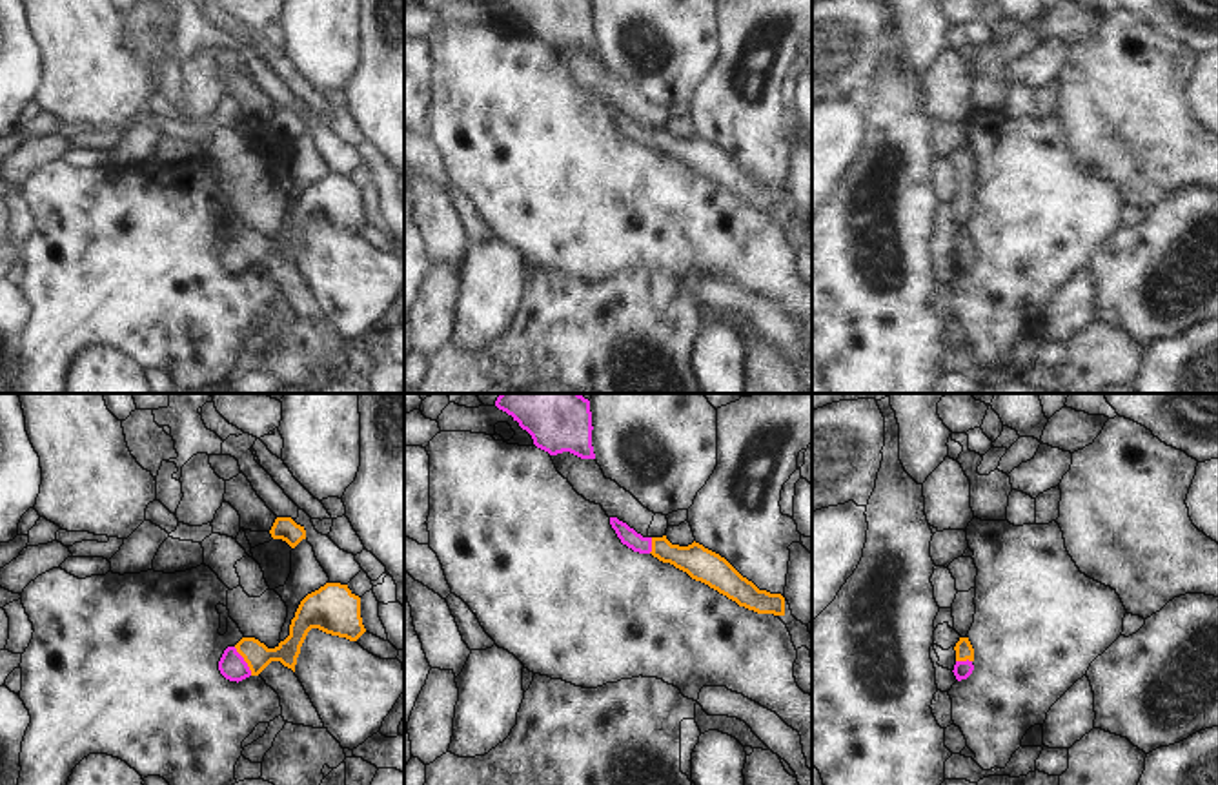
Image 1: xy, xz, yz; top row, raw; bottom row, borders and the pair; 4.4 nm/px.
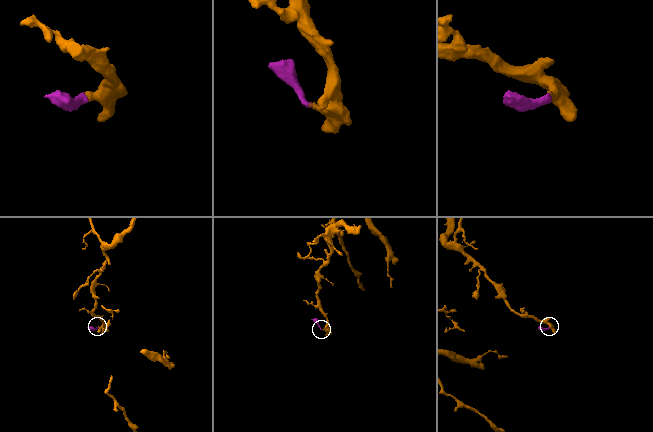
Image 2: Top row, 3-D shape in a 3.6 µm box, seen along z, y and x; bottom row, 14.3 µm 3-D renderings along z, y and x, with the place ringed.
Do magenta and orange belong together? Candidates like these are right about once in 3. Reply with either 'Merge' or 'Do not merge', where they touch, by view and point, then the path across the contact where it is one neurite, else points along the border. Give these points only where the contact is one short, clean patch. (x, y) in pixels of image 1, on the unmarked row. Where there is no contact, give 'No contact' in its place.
Merge. Touches magenta at xy (244, 254). Path across: xy (232, 257), (244, 254), (257, 248)

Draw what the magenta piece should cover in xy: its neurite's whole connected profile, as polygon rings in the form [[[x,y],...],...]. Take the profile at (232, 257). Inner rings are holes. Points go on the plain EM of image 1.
[[[326,175],[300,193],[284,233],[268,240],[255,229],[242,229],[235,239],[224,242],[218,262],[226,271],[237,275],[259,268],[271,253],[280,253],[295,264],[300,239],[311,220],[357,233],[366,224],[360,189],[348,177]]]

